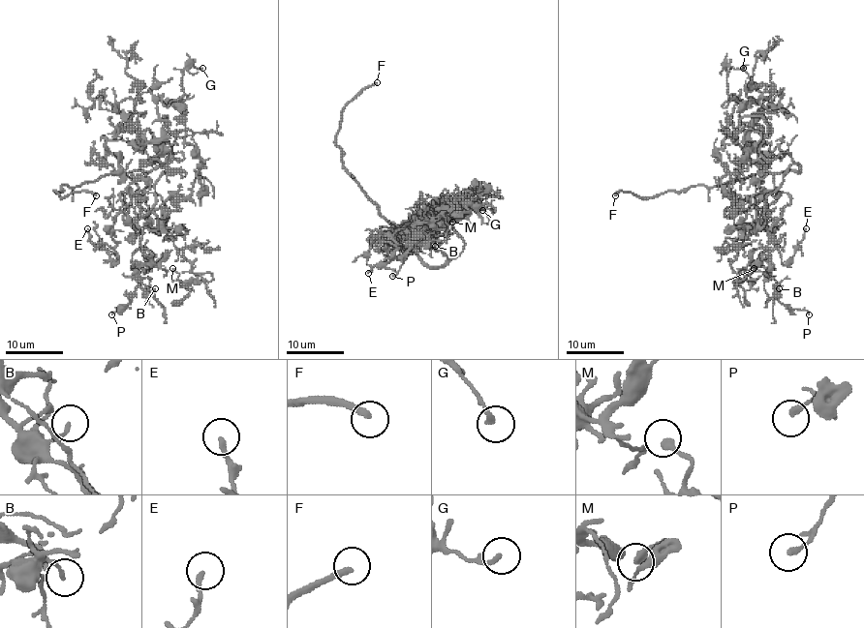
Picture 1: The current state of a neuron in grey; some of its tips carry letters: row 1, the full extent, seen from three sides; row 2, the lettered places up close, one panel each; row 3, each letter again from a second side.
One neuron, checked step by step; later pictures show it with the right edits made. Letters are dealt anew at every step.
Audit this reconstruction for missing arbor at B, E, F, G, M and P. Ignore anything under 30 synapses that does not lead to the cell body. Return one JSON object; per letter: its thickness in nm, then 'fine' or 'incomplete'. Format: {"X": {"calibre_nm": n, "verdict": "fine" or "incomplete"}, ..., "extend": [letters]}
{"B": {"calibre_nm": 130, "verdict": "fine"}, "E": {"calibre_nm": 180, "verdict": "fine"}, "F": {"calibre_nm": 260, "verdict": "incomplete"}, "G": {"calibre_nm": 180, "verdict": "fine"}, "M": {"calibre_nm": 280, "verdict": "fine"}, "P": {"calibre_nm": 200, "verdict": "fine"}, "extend": ["F"]}

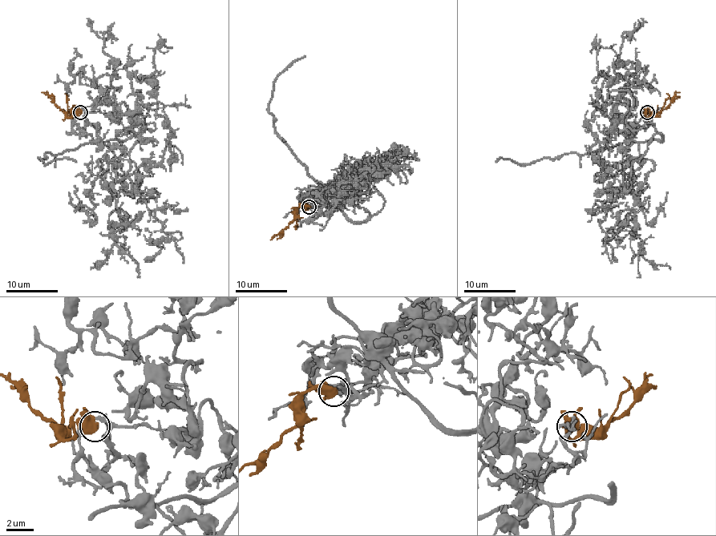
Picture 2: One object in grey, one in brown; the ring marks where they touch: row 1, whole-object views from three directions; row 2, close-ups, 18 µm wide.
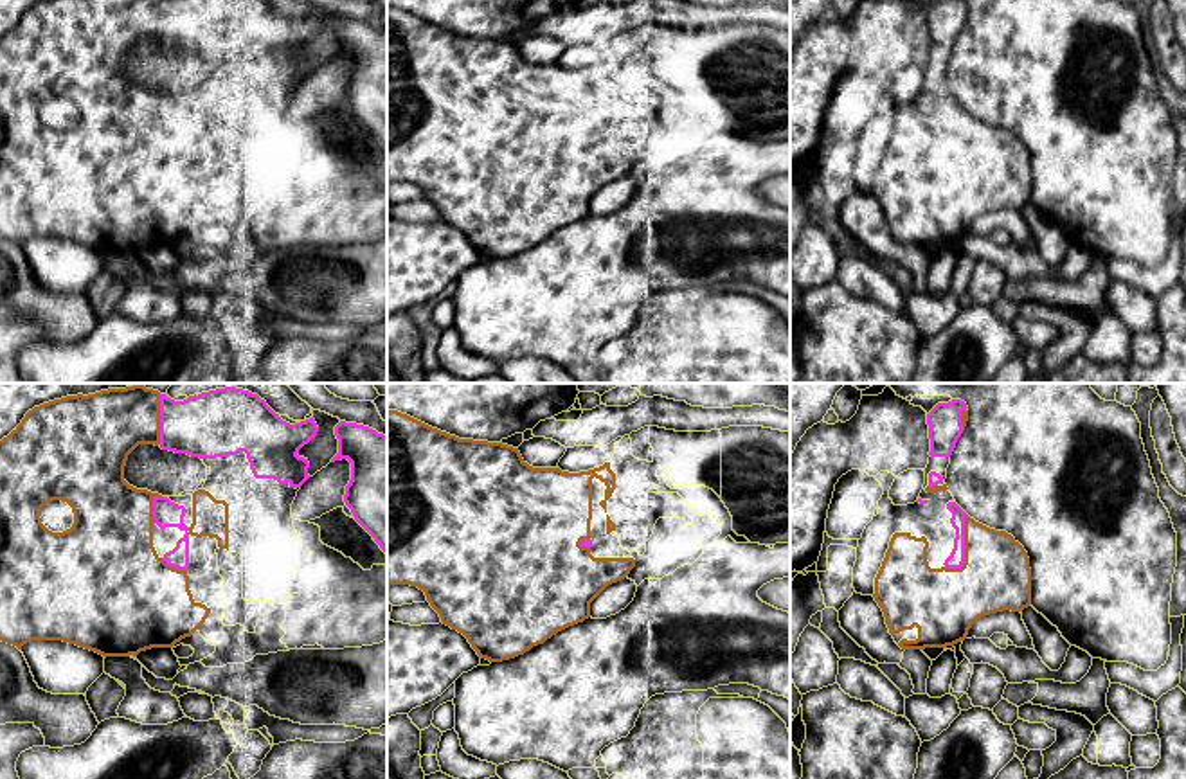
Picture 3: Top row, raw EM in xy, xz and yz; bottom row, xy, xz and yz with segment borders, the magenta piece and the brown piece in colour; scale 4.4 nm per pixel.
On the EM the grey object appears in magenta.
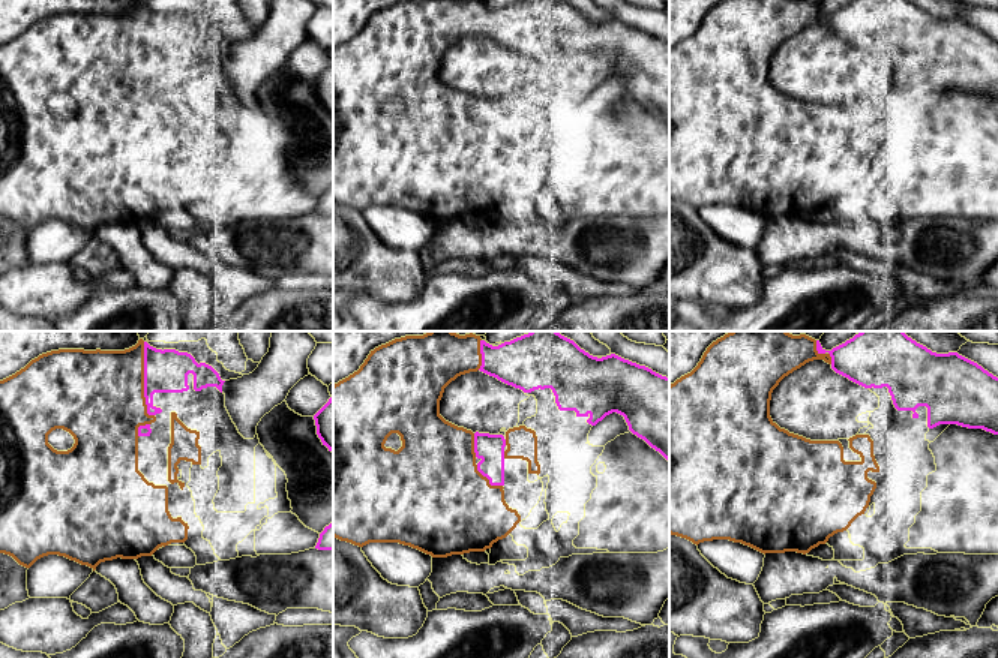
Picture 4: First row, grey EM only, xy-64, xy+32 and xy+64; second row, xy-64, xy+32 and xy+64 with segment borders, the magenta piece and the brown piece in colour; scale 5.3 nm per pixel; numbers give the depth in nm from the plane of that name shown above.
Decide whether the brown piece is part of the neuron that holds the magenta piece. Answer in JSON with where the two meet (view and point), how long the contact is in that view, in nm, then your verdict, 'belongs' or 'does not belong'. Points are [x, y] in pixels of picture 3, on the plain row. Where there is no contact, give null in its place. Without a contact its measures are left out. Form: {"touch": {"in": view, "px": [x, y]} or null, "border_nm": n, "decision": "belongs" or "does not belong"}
{"touch": {"in": "yz", "px": [963, 144]}, "border_nm": 260, "decision": "belongs"}

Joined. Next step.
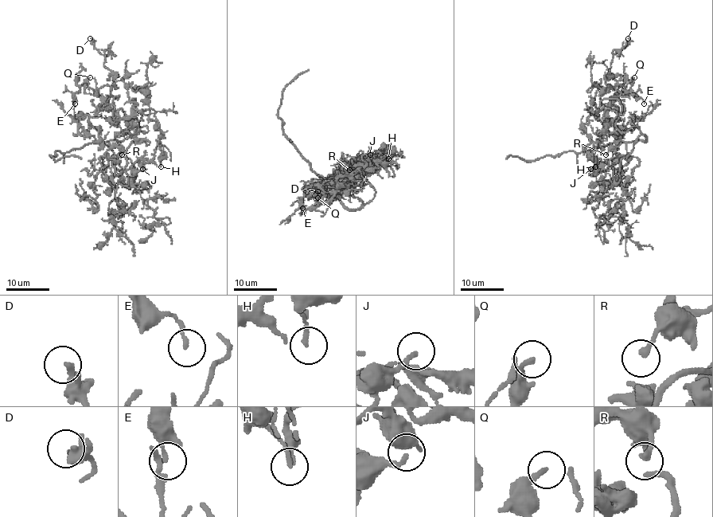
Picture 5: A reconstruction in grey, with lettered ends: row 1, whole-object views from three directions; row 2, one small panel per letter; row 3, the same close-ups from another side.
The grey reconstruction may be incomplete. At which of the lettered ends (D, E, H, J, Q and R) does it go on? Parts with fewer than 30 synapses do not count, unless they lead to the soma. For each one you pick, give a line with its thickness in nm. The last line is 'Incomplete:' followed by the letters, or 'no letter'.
Incomplete: no letter

